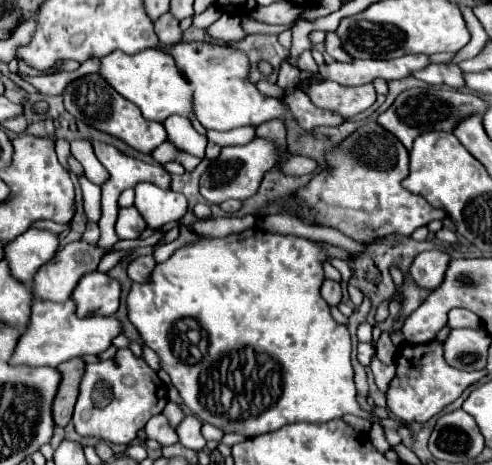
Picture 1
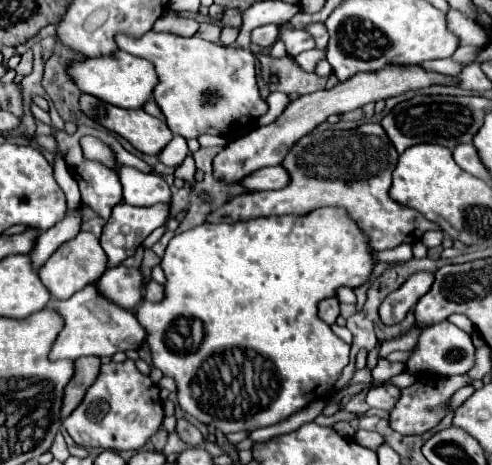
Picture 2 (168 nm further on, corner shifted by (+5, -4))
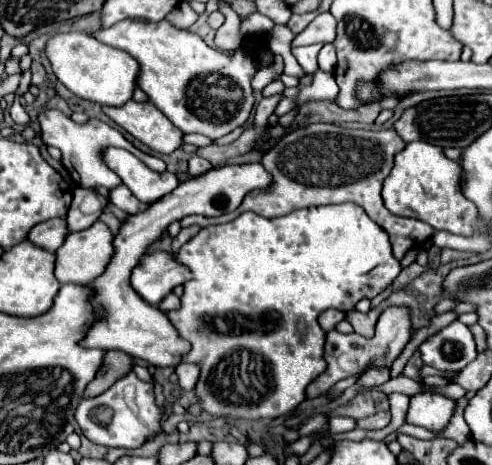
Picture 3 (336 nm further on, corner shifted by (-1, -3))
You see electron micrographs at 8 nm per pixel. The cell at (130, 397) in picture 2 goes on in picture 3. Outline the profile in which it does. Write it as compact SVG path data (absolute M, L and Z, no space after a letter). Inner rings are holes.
M134 371L118 379L106 393L92 399L82 399L76 409L76 421L82 433L92 443L106 445L106 447L136 449L146 443L148 435L152 433L158 435L162 431L162 419L164 413L158 409L154 401L154 387L150 383L140 381Z

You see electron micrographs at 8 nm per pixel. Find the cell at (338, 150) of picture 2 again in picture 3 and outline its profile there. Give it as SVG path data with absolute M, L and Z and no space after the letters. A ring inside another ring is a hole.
M306 125L292 133L286 133L274 147L270 147L260 163L272 175L272 185L254 195L248 193L240 207L234 213L222 217L200 217L190 215L184 217L180 223L182 227L190 225L218 225L236 219L238 215L252 211L262 217L280 217L288 215L302 207L312 205L328 205L328 203L346 203L352 201L360 205L366 215L376 221L388 235L394 249L394 257L402 259L404 253L412 247L420 247L434 235L434 229L418 219L406 219L392 215L382 203L382 181L388 177L394 155L404 149L402 137L394 129L380 129L380 131L364 131L364 129L344 129L340 125Z

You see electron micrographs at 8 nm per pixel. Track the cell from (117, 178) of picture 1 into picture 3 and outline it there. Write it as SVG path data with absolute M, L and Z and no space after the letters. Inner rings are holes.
M46 109L38 115L38 123L40 123L40 129L42 129L42 141L46 145L54 145L60 149L62 153L62 165L64 169L68 169L70 177L80 185L80 187L86 187L86 189L92 189L96 185L102 185L106 189L112 189L116 185L120 185L120 179L116 173L112 173L112 169L104 163L102 159L102 153L106 147L122 147L130 153L134 153L136 157L140 157L140 161L144 161L150 169L154 171L166 171L166 163L154 155L148 155L148 153L142 153L140 149L136 149L118 129L110 127L108 123L100 121L100 119L90 119L88 123L84 125L78 125L74 123L70 117L66 117L62 111L58 109Z

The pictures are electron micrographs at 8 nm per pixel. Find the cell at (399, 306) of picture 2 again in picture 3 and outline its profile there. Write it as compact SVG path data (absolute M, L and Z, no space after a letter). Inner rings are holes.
M388 307L380 315L375 327L375 336L371 339L355 332L344 334L332 329L326 335L326 345L324 345L326 369L308 385L308 397L320 397L340 379L362 375L362 371L370 367L392 367L392 361L402 353L408 341L410 341L410 315L408 315L408 309L404 307Z

